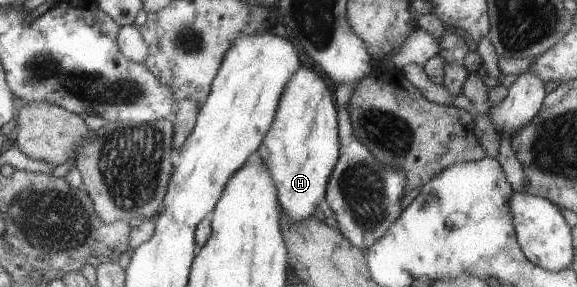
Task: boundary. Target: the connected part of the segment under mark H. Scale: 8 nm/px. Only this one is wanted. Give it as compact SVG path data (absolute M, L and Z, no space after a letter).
M299 66L285 84L272 124L255 150L256 158L271 170L287 222L300 223L308 219L317 206L324 207L320 202L324 200L329 176L340 154L338 124L333 98L325 82L310 67Z

